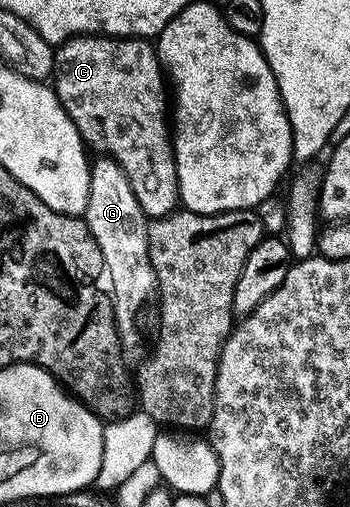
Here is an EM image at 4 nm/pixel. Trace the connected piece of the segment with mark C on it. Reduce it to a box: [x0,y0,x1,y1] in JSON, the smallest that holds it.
[51,35,179,219]

